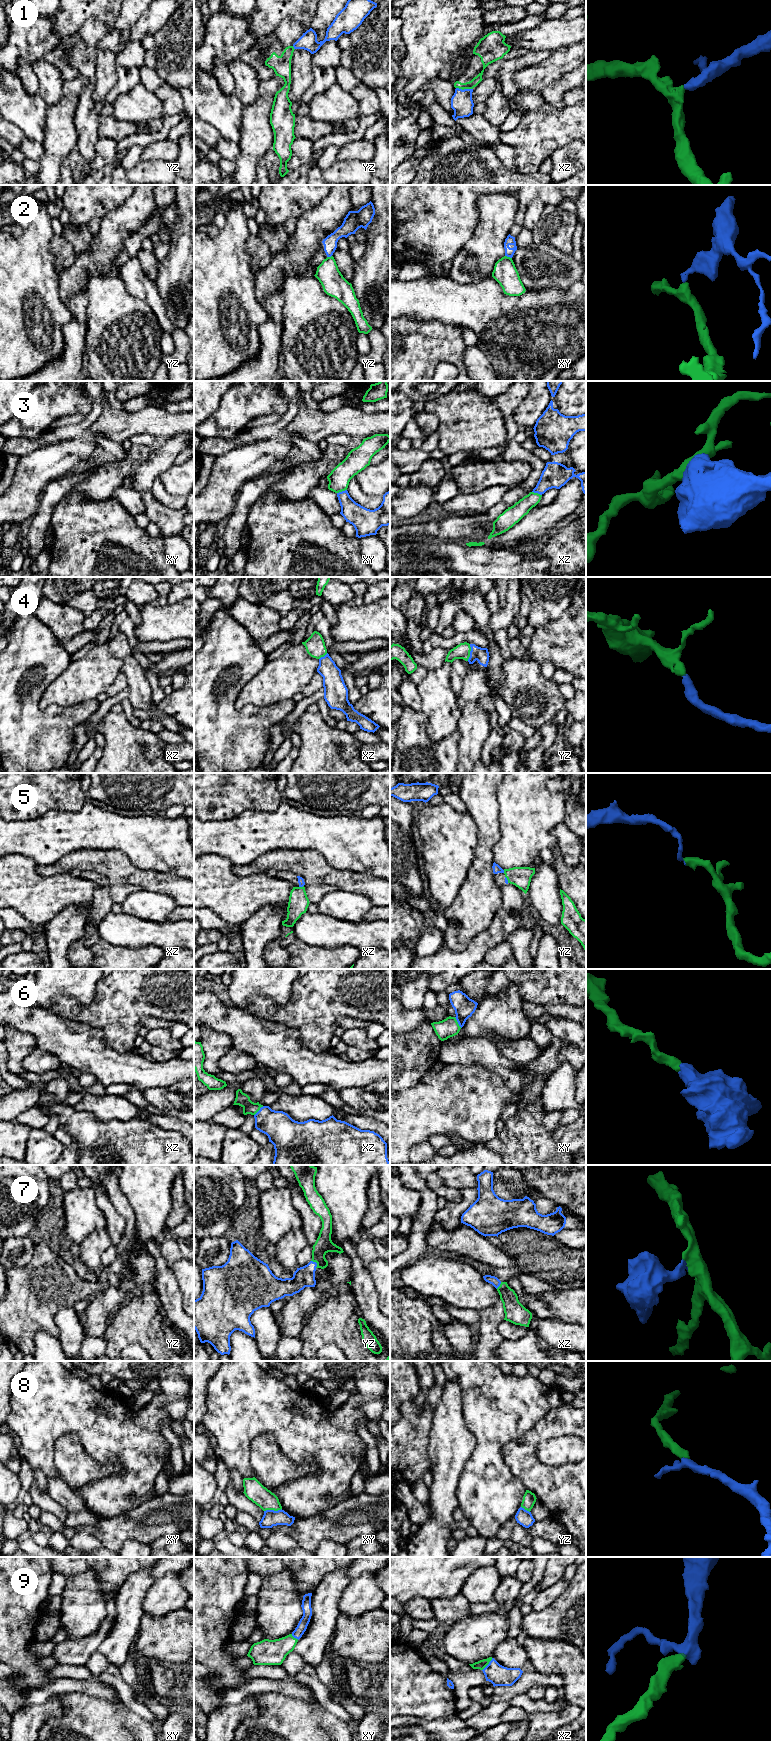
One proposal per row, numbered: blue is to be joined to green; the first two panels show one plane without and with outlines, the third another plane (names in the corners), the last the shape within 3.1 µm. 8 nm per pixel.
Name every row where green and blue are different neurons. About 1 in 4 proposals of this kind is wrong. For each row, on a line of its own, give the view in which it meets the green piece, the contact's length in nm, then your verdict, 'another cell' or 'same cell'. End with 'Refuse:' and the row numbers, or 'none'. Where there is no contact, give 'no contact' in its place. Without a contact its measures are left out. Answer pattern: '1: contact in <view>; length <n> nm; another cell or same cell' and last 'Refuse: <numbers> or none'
1: contact in xz; length 140 nm; same cell
2: contact in xy; length 60 nm; another cell
3: contact in xy; length 90 nm; another cell
4: contact in yz; length 140 nm; same cell
5: contact in yz; length 30 nm; same cell
6: contact in xy; length 110 nm; same cell
7: contact in yz; length 80 nm; same cell
8: contact in xy; length 150 nm; same cell
9: contact in xz; length 130 nm; same cell
Refuse: 2, 3

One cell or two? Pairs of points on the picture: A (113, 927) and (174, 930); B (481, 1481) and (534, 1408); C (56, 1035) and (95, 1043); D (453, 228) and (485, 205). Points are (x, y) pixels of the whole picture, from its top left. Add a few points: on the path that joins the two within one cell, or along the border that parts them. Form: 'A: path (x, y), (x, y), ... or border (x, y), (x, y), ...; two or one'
A: path (128, 930), (159, 930); one
B: path (486, 1460), (489, 1443), (513, 1419); one
C: path (66, 1039), (73, 1043), (85, 1043); one
D: border (481, 195), (476, 204), (477, 225), (472, 233); two

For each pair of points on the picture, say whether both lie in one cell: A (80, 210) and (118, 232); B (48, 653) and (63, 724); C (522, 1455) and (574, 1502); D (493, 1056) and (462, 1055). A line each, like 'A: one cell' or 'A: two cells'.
A: two cells
B: one cell
C: one cell
D: one cell

